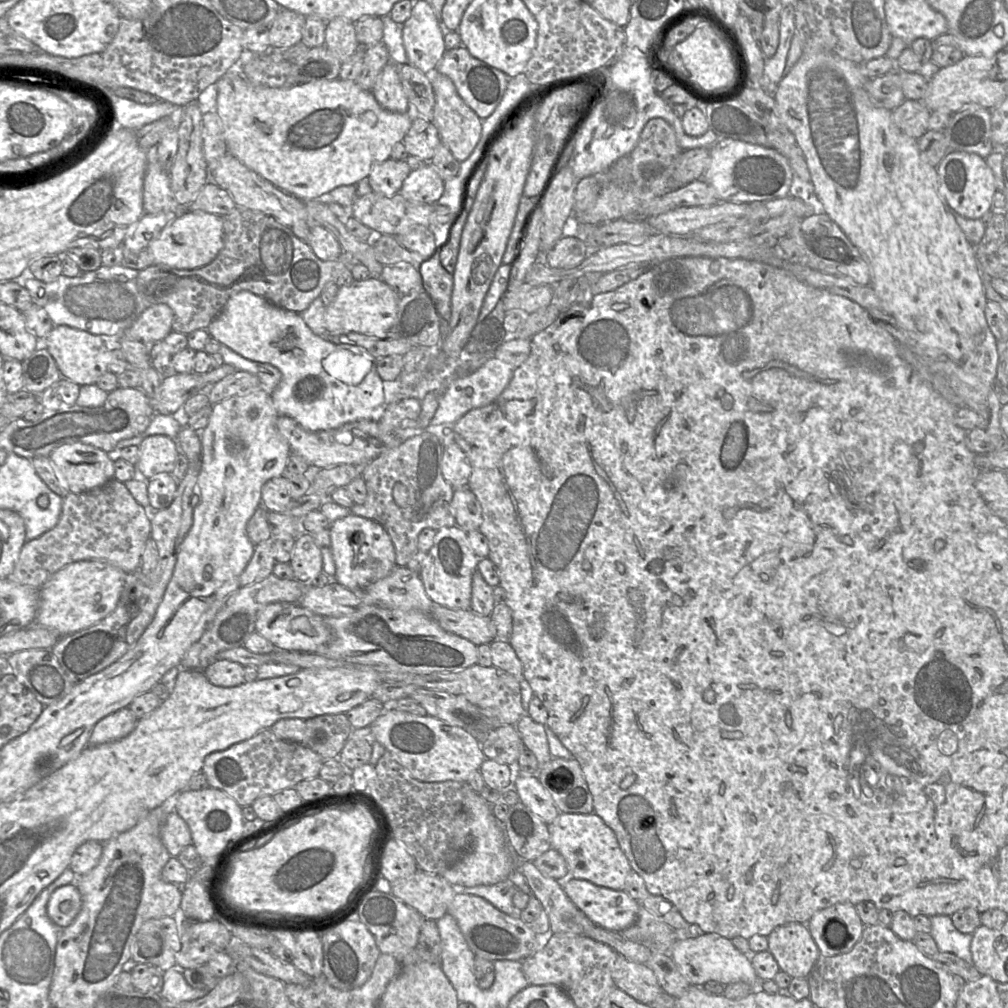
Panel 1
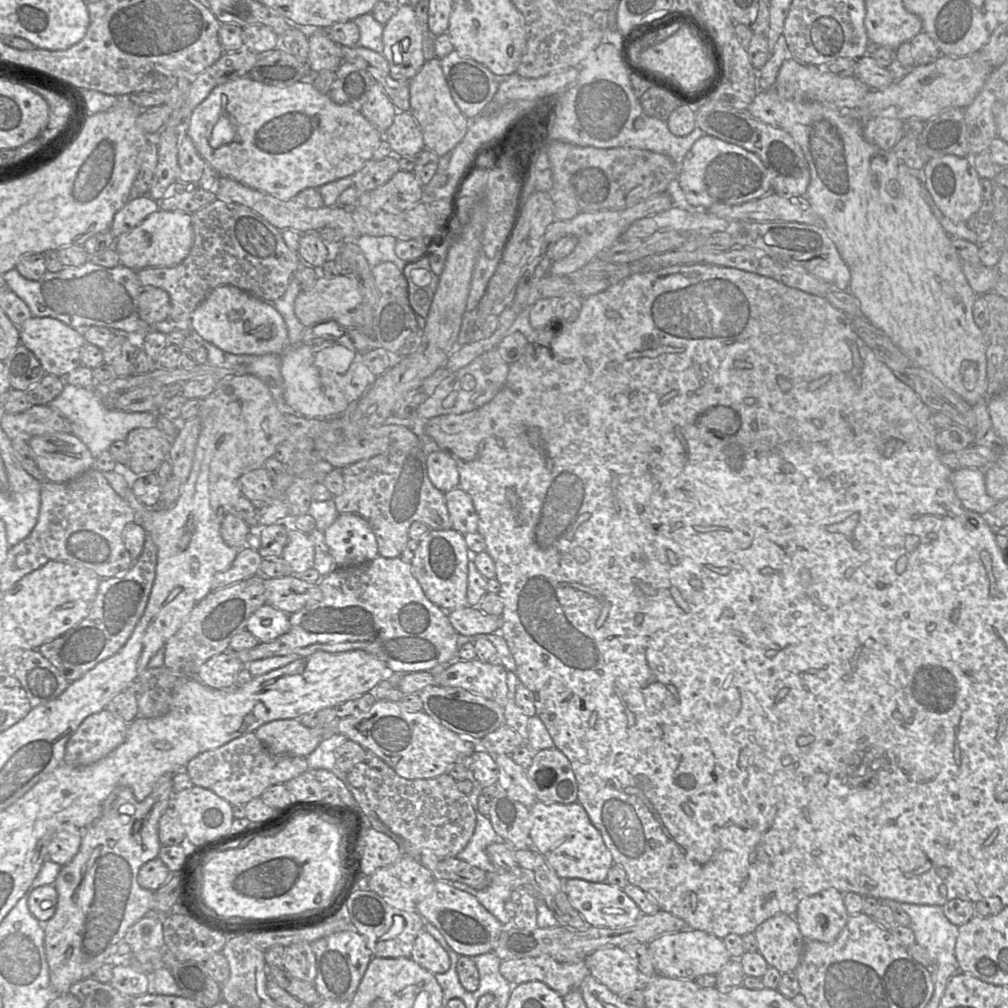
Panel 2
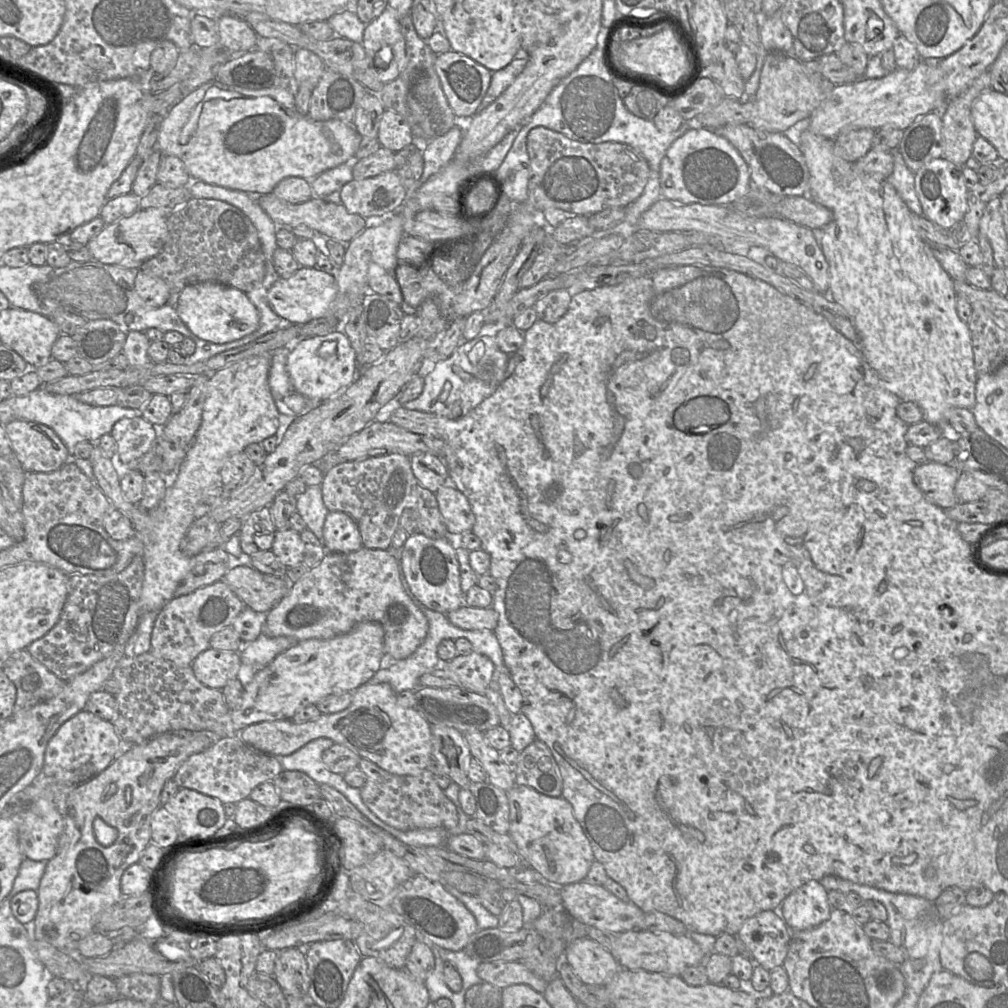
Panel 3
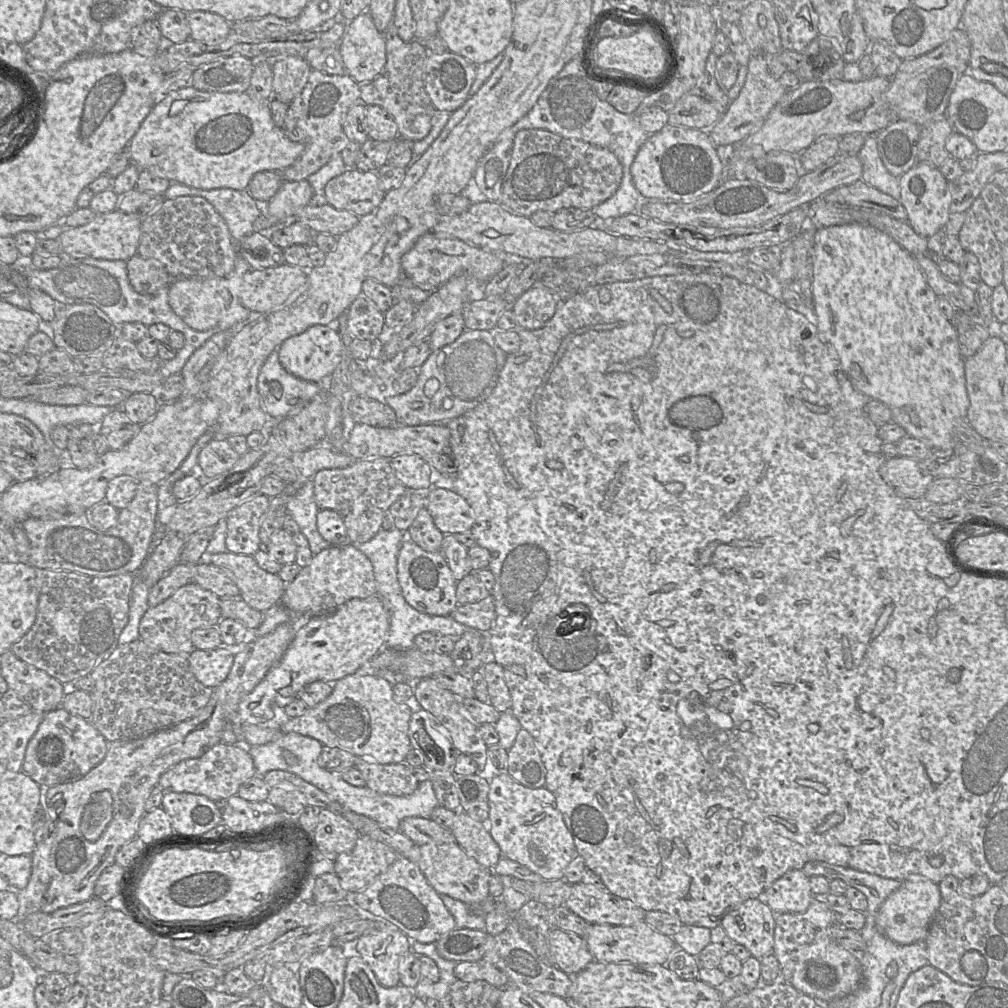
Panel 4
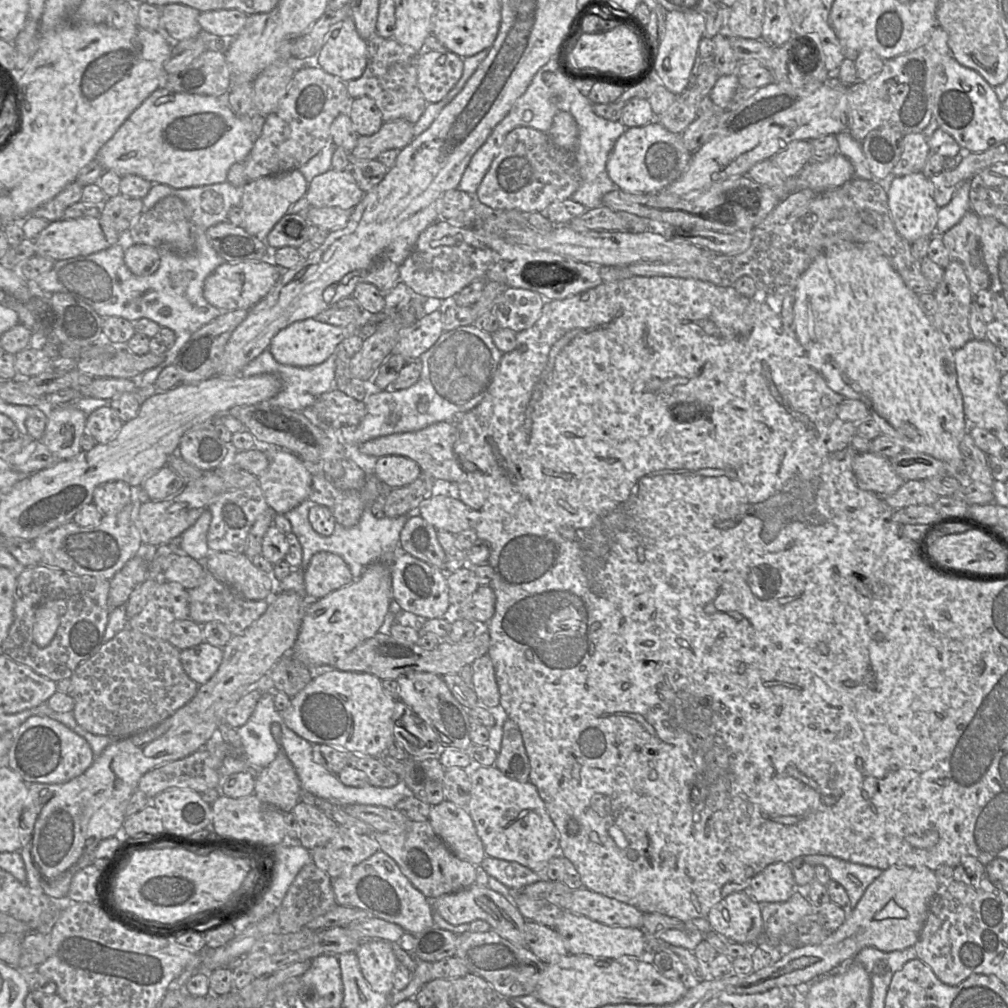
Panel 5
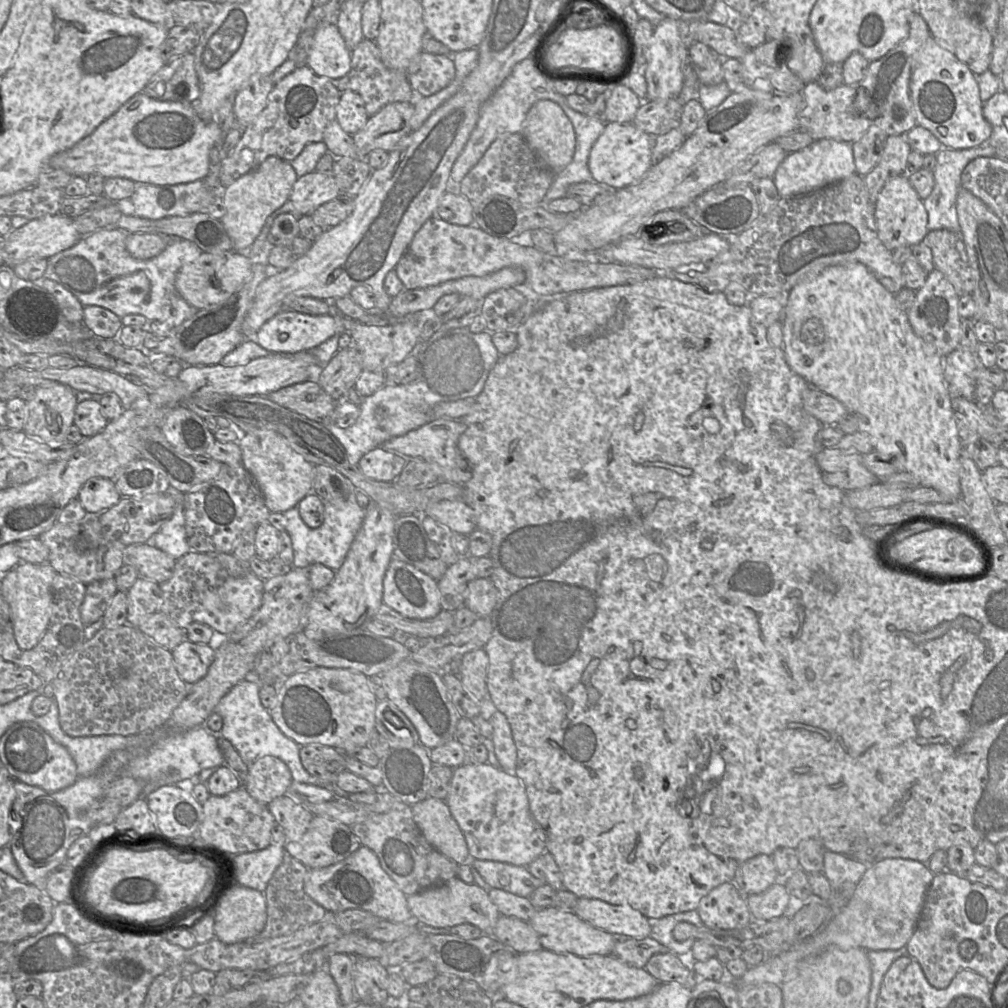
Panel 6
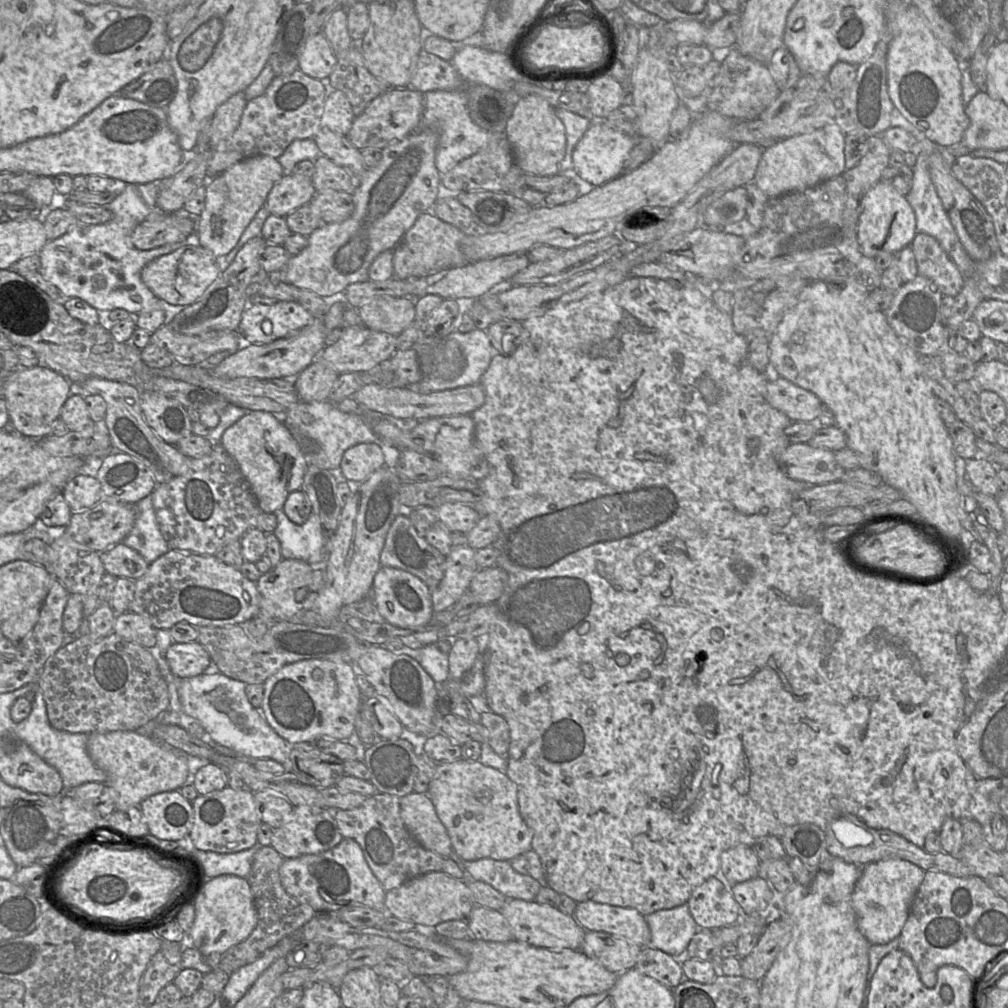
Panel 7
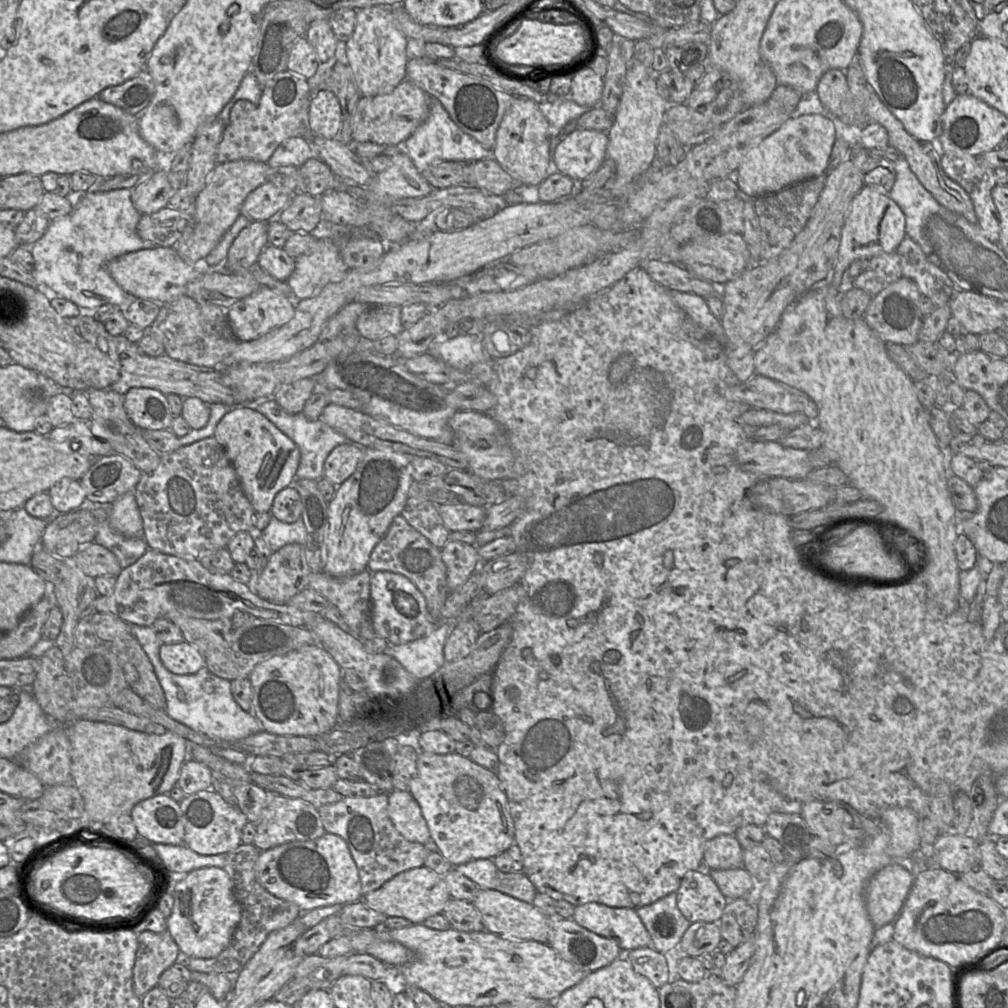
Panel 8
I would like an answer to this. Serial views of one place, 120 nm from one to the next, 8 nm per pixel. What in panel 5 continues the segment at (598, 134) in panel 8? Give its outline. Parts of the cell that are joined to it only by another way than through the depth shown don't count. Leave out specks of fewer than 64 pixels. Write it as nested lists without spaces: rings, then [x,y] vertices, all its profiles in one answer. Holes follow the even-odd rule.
[[[657,121],[645,126],[627,127],[616,140],[607,161],[607,173],[619,189],[630,193],[658,193],[679,179],[687,170],[692,159],[692,153],[684,145],[681,135],[667,130]]]

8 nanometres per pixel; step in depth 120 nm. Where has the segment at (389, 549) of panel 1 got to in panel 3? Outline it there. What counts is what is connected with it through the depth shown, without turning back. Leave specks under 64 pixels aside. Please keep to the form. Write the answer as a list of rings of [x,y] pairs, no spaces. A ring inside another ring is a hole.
[[[341,511],[328,512],[323,526],[323,538],[327,552],[349,553],[363,547],[356,522]]]

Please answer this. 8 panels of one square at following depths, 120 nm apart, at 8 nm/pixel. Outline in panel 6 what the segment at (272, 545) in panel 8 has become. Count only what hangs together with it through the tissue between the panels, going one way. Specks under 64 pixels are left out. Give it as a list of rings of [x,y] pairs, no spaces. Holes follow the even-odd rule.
[[[356,490],[344,502],[326,503],[324,520],[318,528],[310,528],[304,523],[297,506],[282,513],[285,518],[285,531],[292,542],[293,567],[307,570],[314,563],[323,564],[334,571],[341,567],[366,514],[366,509],[357,503]]]

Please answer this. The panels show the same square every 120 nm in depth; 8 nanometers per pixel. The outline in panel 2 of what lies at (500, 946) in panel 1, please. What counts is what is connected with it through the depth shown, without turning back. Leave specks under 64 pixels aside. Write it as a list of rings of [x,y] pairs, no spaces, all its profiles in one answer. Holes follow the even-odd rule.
[[[436,880],[432,892],[416,905],[415,911],[426,923],[435,926],[461,956],[474,957],[492,952],[506,927],[475,896],[449,886],[447,881]]]

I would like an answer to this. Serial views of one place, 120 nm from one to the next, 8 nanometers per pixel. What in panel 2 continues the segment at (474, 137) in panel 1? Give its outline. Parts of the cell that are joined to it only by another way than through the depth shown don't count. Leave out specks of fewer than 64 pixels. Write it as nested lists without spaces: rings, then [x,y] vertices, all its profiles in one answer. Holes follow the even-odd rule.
[[[440,59],[426,60],[419,72],[409,80],[410,113],[417,121],[425,147],[439,157],[448,155],[465,136],[470,120],[456,105],[440,65]]]

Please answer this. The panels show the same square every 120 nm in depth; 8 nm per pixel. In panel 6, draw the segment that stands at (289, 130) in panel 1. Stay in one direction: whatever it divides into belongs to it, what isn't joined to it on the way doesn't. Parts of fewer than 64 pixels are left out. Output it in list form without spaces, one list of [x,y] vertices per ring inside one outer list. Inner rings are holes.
[[[143,93],[125,102],[90,135],[73,147],[52,156],[48,168],[61,169],[73,176],[101,175],[104,178],[126,178],[135,183],[175,185],[203,181],[210,172],[210,152],[222,141],[223,131],[213,120],[204,121],[189,102],[159,101]]]

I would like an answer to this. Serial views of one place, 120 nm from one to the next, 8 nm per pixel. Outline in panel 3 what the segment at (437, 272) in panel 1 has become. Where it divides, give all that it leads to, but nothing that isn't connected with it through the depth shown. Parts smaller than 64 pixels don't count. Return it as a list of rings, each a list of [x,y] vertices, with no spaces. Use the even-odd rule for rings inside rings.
[[[400,262],[395,269],[395,277],[400,286],[404,301],[414,308],[418,308],[427,298],[432,297],[437,302],[442,314],[447,314],[457,288],[451,288],[437,277],[431,265],[422,269],[416,269],[410,264]]]

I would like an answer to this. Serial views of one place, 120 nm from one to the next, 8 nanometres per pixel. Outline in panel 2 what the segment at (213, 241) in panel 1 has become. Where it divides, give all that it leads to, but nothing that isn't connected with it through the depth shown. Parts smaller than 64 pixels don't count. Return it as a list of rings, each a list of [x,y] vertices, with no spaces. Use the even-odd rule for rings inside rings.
[[[158,210],[139,225],[115,239],[120,264],[135,271],[147,267],[172,267],[180,264],[190,253],[194,233],[191,213]]]

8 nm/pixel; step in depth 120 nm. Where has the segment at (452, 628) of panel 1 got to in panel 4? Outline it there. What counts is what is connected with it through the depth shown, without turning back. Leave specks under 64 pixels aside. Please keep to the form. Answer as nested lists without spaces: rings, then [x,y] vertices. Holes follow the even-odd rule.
[[[488,595],[476,603],[457,605],[450,617],[469,628],[487,632],[495,620],[493,598]]]

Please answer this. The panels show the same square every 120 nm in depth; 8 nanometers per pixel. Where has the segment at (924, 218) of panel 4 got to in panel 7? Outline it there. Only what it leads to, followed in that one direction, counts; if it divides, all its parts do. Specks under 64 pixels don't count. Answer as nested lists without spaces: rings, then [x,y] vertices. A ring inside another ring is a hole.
[[[878,182],[864,196],[862,212],[856,225],[862,253],[875,258],[879,253],[895,253],[909,246],[917,235],[914,210],[906,197],[887,182]]]

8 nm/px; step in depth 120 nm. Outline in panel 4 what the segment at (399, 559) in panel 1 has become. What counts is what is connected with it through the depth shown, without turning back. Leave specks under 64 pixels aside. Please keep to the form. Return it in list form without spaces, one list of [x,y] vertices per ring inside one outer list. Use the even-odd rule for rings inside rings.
[[[384,457],[358,460],[346,468],[323,469],[318,471],[311,480],[314,484],[314,496],[319,509],[329,509],[339,513],[351,544],[365,543],[371,540],[382,529],[383,518],[391,505],[407,490],[415,490],[408,489],[401,483],[390,465],[389,458]],[[422,507],[415,520],[407,530],[407,537],[421,549],[442,553],[443,533],[435,526],[426,507]]]

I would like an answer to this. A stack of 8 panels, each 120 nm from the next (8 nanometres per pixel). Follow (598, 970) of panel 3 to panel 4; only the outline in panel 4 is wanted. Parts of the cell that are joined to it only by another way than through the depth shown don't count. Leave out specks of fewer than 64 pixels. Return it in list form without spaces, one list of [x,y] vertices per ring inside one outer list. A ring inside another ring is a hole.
[[[553,929],[547,940],[555,966],[569,976],[594,961],[586,941],[575,933]]]

